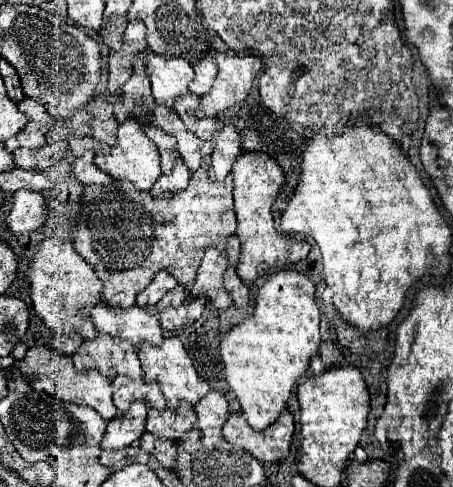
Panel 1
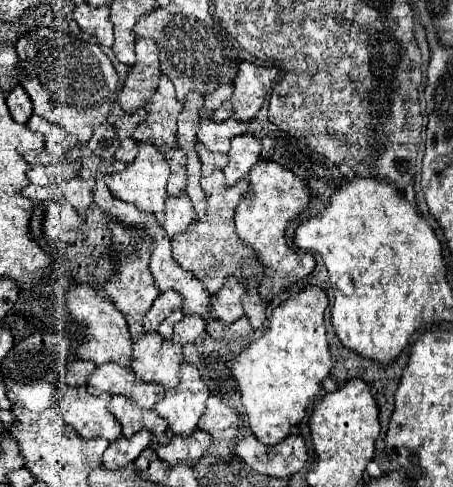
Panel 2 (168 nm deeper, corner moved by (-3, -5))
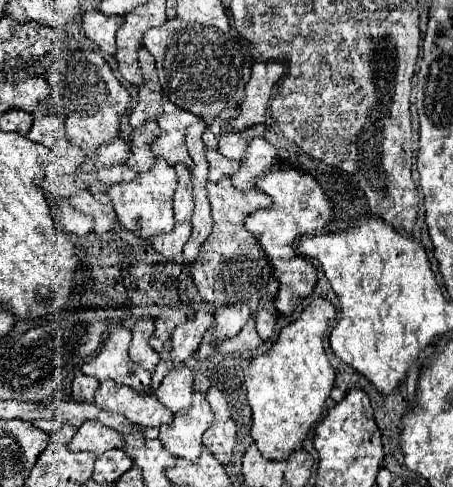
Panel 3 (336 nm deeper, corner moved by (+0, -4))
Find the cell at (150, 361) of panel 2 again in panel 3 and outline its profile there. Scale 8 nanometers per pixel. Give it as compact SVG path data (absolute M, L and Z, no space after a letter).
M174 368L164 382L160 384L160 388L156 390L156 398L168 408L172 410L172 414L184 414L186 410L190 410L190 402L192 402L192 370L190 368Z

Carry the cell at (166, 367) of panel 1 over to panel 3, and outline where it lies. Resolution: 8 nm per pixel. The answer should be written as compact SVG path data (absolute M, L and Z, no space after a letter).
M194 392L192 408L182 416L174 416L170 426L162 426L158 438L172 456L186 458L188 462L198 462L202 452L202 434L210 428L212 418L214 414L206 398Z

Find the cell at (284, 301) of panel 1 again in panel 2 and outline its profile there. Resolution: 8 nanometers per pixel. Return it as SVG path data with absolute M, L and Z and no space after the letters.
M313 285L293 291L269 317L269 325L259 339L245 347L232 361L231 370L241 393L253 435L275 445L305 417L309 403L315 401L321 381L331 371L331 357L325 333L327 295Z

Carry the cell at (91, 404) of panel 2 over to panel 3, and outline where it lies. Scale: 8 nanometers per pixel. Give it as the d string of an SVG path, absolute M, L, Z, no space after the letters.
M94 420L84 422L70 442L70 450L74 452L86 450L96 456L102 456L106 450L112 450L112 448L122 448L122 434Z

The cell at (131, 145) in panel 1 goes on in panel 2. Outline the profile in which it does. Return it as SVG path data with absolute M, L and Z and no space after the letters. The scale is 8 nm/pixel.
M139 143L139 153L135 157L133 163L125 165L123 171L119 173L109 173L103 177L103 181L107 183L107 187L111 189L111 193L123 201L131 201L135 203L141 211L149 211L149 213L159 213L165 207L165 197L167 197L167 177L169 177L169 165L165 155L155 149L149 143Z

